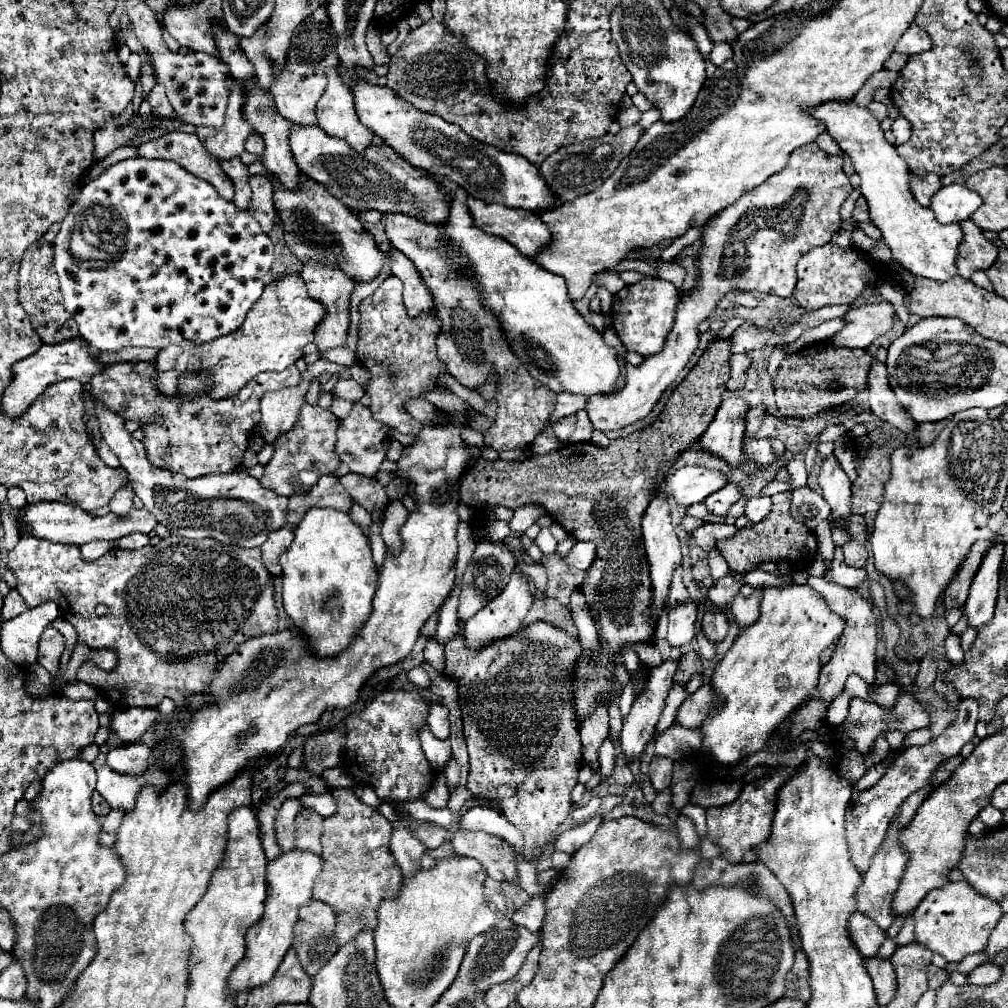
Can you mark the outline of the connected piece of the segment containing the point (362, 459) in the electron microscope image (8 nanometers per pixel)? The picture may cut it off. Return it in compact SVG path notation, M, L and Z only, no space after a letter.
M353 404L351 414L337 428L337 454L339 454L341 462L345 462L349 466L349 470L353 470L361 476L367 476L367 478L375 478L381 462L385 460L389 440L391 440L389 438L389 428L385 424L373 420L371 412L365 406Z

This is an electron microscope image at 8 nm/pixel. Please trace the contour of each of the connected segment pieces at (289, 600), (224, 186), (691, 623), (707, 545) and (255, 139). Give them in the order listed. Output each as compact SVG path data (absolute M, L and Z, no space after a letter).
M311 508L295 528L295 540L289 552L281 554L279 564L283 568L283 608L311 650L315 654L339 654L351 646L371 612L371 600L379 584L379 574L371 558L369 538L351 520L351 516L331 508Z
M185 132L165 134L157 140L141 144L139 156L173 160L191 174L195 174L197 178L203 178L211 186L215 186L221 198L225 200L233 198L233 184L229 182L227 174L221 170L221 164L201 146L195 134L185 134Z
M687 600L669 610L669 632L667 642L671 646L685 646L695 638L695 622L697 622L697 606Z
M711 522L703 528L697 528L693 530L691 538L695 540L695 544L703 550L713 550L715 548L715 542L721 540L721 538L731 538L733 534L737 532L735 526L729 526L729 524L719 524L719 522Z
M253 132L253 134L247 138L247 142L245 142L245 150L251 152L251 154L255 154L257 158L263 156L263 152L265 152L265 144L261 142L261 136L259 136L257 132Z

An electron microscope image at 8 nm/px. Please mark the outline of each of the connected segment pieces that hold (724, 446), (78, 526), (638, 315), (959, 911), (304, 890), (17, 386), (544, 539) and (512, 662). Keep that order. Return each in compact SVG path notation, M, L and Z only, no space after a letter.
M725 400L709 428L697 438L697 446L723 462L727 462L731 468L739 466L741 460L741 448L743 448L743 418L749 406L745 400Z
M39 502L39 504L27 504L23 508L23 514L17 518L17 524L19 524L19 532L29 532L31 536L41 538L41 540L83 546L83 544L93 542L93 540L114 541L125 536L125 534L131 534L131 532L149 534L155 528L157 520L145 508L141 508L141 510L133 508L127 516L117 518L117 515L111 512L105 516L91 516L91 514L85 514L85 510L81 510L73 504Z
M643 276L637 284L625 286L621 292L613 296L613 308L611 308L611 318L613 318L613 330L621 338L623 346L629 352L637 352L641 356L651 356L661 352L663 342L673 326L675 320L675 306L679 302L679 292L677 288L661 280L657 276Z
M947 882L943 888L931 890L923 902L915 908L913 912L913 920L915 920L915 940L923 946L927 946L931 952L941 954L947 962L961 962L967 954L973 952L981 952L987 948L987 938L991 934L991 930L995 928L995 924L999 922L999 918L1003 916L999 902L985 898L981 894L977 894L967 882Z
M289 850L281 852L277 858L267 862L267 902L263 918L253 924L245 934L247 954L243 962L229 976L229 992L237 994L247 988L255 988L257 984L265 984L273 978L277 966L283 960L283 954L293 944L293 928L297 924L297 910L311 900L311 892L317 876L323 870L321 856L307 850Z
M77 336L77 338L71 338L69 342L61 342L61 344L53 344L53 346L43 344L35 354L31 354L29 358L25 358L13 366L13 382L7 386L7 390L3 394L3 408L7 414L11 414L11 418L21 416L31 406L31 402L39 394L43 394L43 390L47 386L57 384L67 378L87 384L95 374L103 372L105 368L107 368L107 364L103 364L95 354L89 352L89 342L85 342L85 338Z
M541 528L541 532L539 532L539 536L535 538L535 542L537 542L537 546L541 548L543 554L551 554L551 552L555 552L555 548L557 548L557 542L555 542L555 538L551 536L549 528Z
M537 620L517 634L493 640L479 650L471 650L465 642L463 622L459 622L459 632L447 640L443 648L443 674L459 684L463 734L471 760L467 786L473 796L491 798L501 804L505 818L525 836L525 858L539 860L531 852L553 842L559 824L571 814L571 790L577 784L577 772L583 764L579 720L575 714L573 696L573 674L577 672L577 662L581 658L581 644L563 628Z

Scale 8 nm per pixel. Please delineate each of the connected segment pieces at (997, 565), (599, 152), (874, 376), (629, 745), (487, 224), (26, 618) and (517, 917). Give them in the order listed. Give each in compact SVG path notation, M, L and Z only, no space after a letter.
M999 540L989 546L989 550L981 560L981 566L971 582L971 590L965 602L965 614L967 614L969 626L979 628L993 618L1003 552L1005 552L1005 542Z
M635 124L631 128L621 128L617 134L605 134L599 140L585 140L579 144L563 146L561 150L553 152L543 164L539 164L539 170L549 184L549 188L559 196L561 202L571 202L577 196L589 194L601 186L605 178L609 178L615 170L615 166L633 150L637 138L643 134L643 130Z
M873 360L871 364L867 394L869 394L869 406L877 418L899 428L905 434L911 434L915 430L913 418L909 418L909 414L905 414L905 410L893 398L893 392L889 390L889 384L887 384L885 364L879 360Z
M665 660L663 664L655 666L651 670L651 678L645 686L645 692L641 694L641 698L637 698L633 702L633 708L629 712L629 716L623 720L623 730L621 730L621 754L623 758L629 762L629 760L635 760L643 754L645 746L651 742L653 734L655 734L655 724L665 708L665 700L667 700L667 694L669 694L669 688L673 684L673 674L675 674L675 668L677 668L677 662L675 660Z
M469 196L469 210L473 214L475 226L479 226L481 230L485 230L489 234L505 238L507 242L517 246L527 258L535 258L543 248L547 248L551 244L551 232L547 230L547 224L541 222L541 218L535 212L521 210L521 208L507 208L507 206L499 206L499 204L485 204L471 196Z
M43 602L37 608L29 608L17 618L9 618L1 624L1 648L3 654L21 668L37 662L37 646L43 630L59 616L55 602Z
M541 894L541 896L529 898L529 902L523 908L519 908L511 920L517 926L527 928L529 932L537 932L543 924L543 916L545 916L545 896Z

